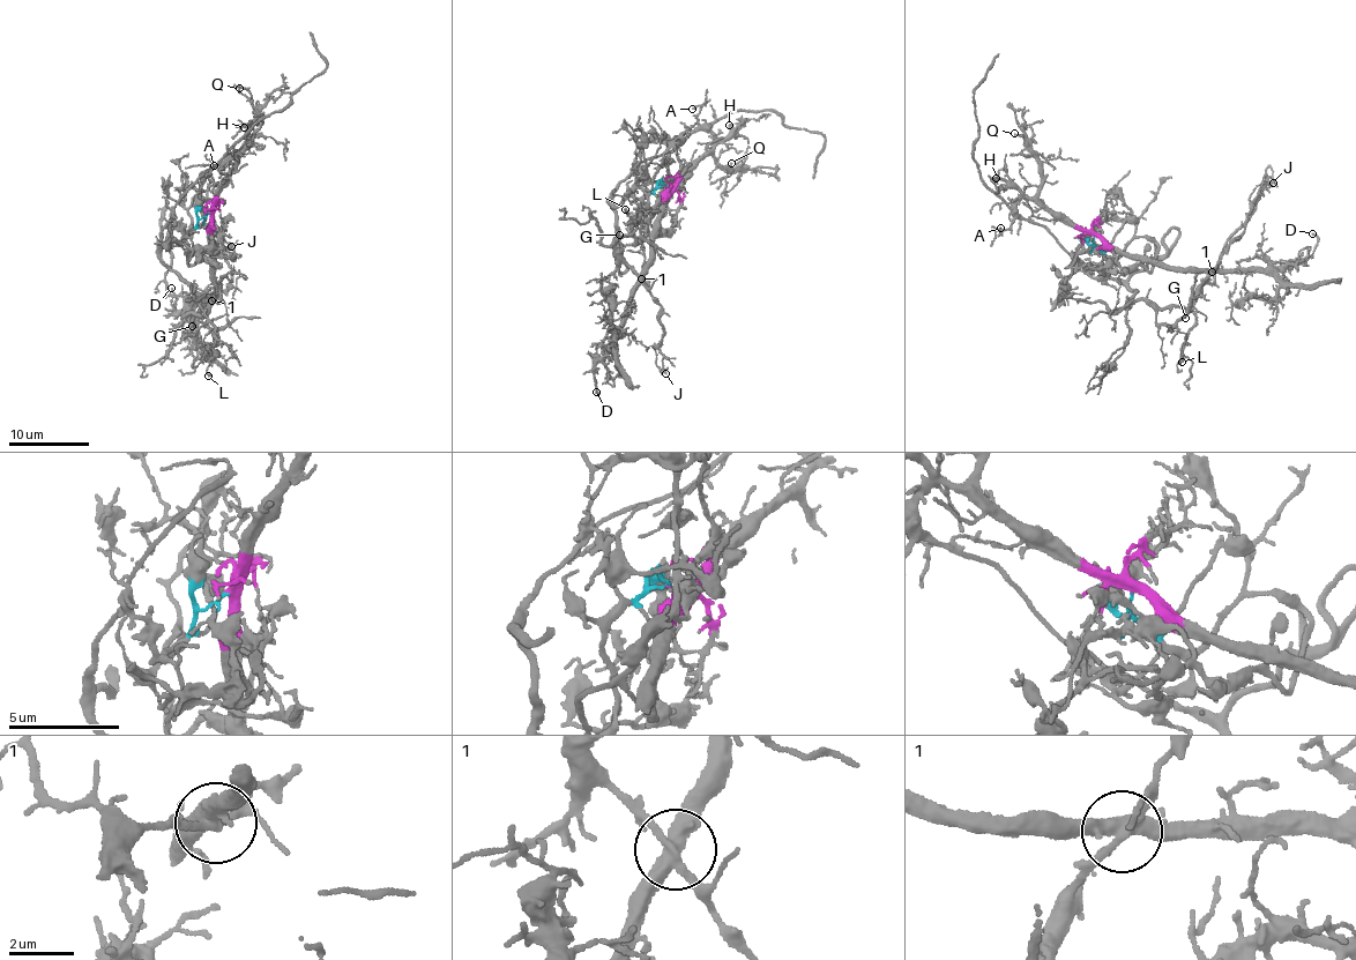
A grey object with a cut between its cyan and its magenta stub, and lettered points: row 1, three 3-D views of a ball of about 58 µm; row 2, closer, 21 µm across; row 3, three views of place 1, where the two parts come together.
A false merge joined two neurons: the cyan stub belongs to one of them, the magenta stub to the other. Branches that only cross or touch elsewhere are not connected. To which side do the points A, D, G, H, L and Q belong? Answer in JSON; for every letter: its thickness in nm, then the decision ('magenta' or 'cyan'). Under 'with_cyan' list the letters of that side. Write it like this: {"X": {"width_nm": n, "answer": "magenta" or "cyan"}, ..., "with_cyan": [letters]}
{"A": {"width_nm": 130, "answer": "magenta"}, "D": {"width_nm": 130, "answer": "magenta"}, "G": {"width_nm": 120, "answer": "cyan"}, "H": {"width_nm": 130, "answer": "magenta"}, "L": {"width_nm": 140, "answer": "cyan"}, "Q": {"width_nm": 120, "answer": "magenta"}, "with_cyan": ["G", "L"]}

